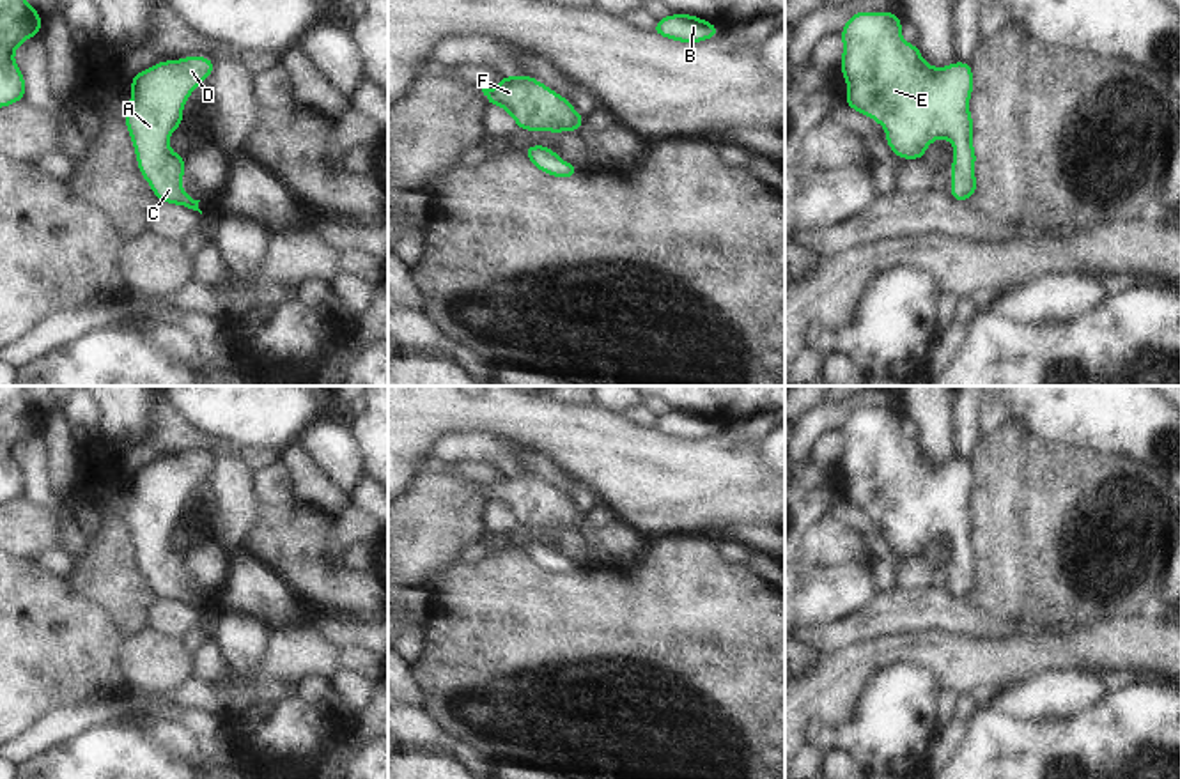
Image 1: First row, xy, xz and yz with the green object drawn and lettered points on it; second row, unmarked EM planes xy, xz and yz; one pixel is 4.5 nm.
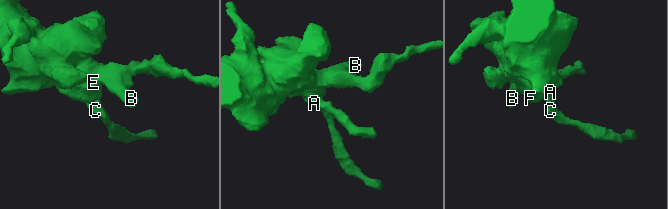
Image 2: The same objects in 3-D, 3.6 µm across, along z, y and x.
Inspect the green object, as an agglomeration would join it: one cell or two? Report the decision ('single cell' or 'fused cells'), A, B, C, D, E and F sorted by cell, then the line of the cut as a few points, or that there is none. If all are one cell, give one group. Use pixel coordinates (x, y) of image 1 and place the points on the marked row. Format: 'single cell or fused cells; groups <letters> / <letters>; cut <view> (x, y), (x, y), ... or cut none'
single cell; groups A B C D E F; cut none

